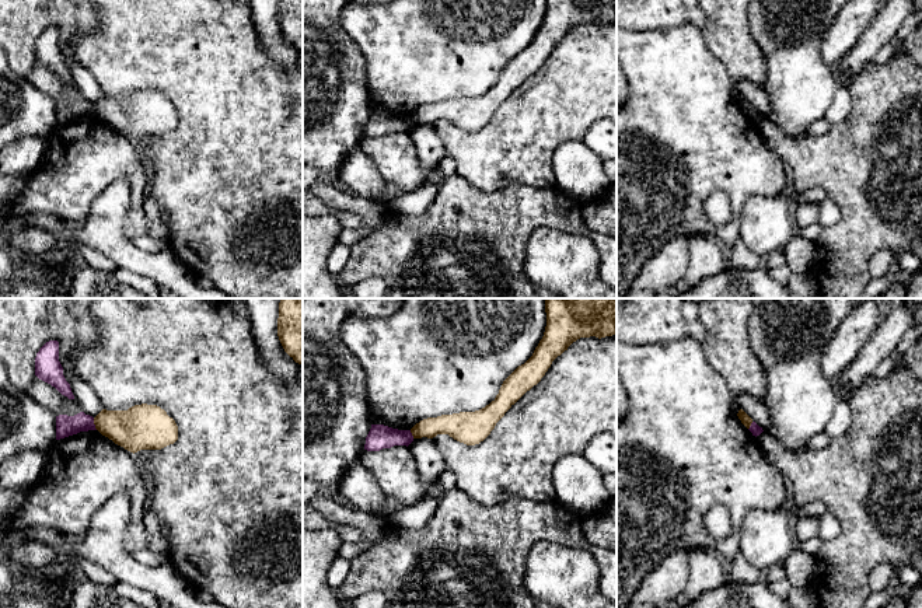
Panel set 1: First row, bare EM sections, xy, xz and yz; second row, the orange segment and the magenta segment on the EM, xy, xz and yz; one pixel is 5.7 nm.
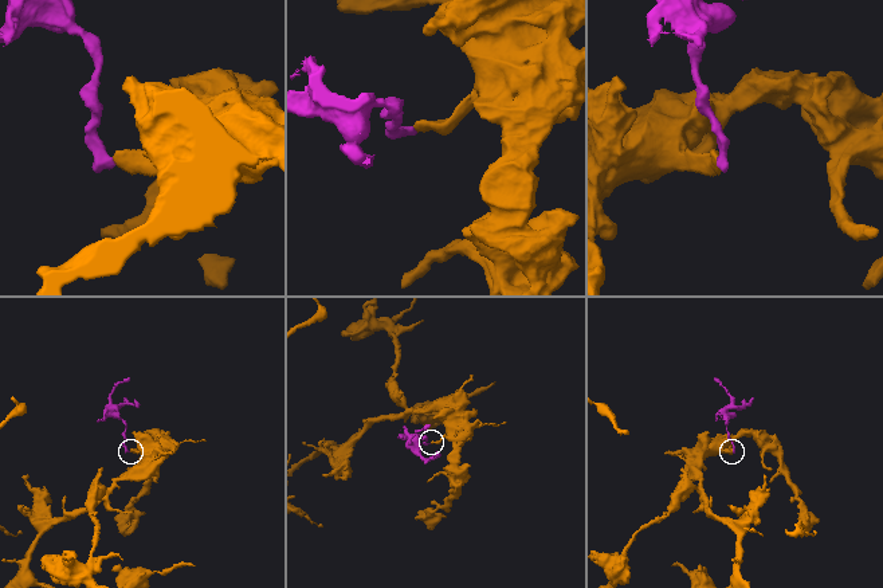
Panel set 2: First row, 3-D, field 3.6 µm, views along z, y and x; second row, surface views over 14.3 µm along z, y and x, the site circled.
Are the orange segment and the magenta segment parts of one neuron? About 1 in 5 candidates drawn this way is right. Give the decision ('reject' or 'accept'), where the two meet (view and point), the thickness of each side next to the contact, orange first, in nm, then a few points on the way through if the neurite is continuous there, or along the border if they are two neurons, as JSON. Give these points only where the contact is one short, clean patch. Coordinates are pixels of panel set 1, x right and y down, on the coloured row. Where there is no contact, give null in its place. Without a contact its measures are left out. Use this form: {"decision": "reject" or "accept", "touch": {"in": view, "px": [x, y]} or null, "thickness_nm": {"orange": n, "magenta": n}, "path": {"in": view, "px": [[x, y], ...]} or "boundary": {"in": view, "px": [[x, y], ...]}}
{"decision": "reject", "touch": {"in": "xy", "px": [94, 423]}, "thickness_nm": {"orange": 240, "magenta": 120}, "boundary": {"in": "xy", "px": [[93, 418], [97, 429]]}}

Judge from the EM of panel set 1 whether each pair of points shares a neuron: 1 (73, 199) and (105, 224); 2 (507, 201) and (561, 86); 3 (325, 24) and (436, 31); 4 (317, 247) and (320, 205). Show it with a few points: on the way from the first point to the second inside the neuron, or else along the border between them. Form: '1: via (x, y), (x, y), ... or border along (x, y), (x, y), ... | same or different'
1: border along (109, 185), (94, 201), (88, 216), (76, 224) | different
2: border along (548, 187), (510, 182), (499, 189), (484, 191) | different
3: border along (339, 14), (339, 25), (360, 52) | different
4: border along (317, 215), (331, 215), (343, 227) | different

